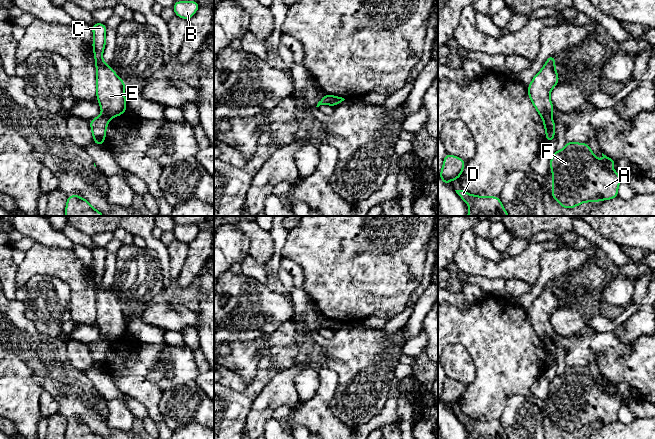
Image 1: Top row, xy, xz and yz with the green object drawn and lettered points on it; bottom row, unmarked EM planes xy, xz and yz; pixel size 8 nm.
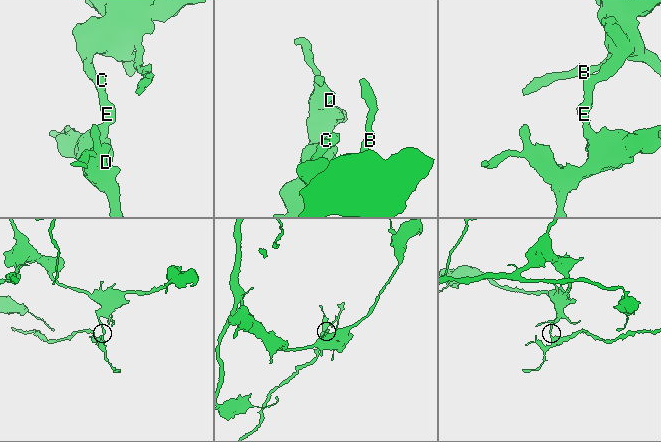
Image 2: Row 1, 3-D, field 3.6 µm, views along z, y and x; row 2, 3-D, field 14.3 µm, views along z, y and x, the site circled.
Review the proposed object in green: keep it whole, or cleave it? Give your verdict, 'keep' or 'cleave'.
cleave

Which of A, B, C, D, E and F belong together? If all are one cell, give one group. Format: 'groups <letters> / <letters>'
groups A D F / B C E

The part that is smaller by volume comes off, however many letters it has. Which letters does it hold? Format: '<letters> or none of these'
A, D, F

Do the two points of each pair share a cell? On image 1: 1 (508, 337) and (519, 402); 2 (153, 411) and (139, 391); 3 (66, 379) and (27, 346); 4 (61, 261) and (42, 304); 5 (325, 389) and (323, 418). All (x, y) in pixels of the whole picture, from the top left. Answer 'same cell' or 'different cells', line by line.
1: different cells
2: same cell
3: same cell
4: different cells
5: same cell

